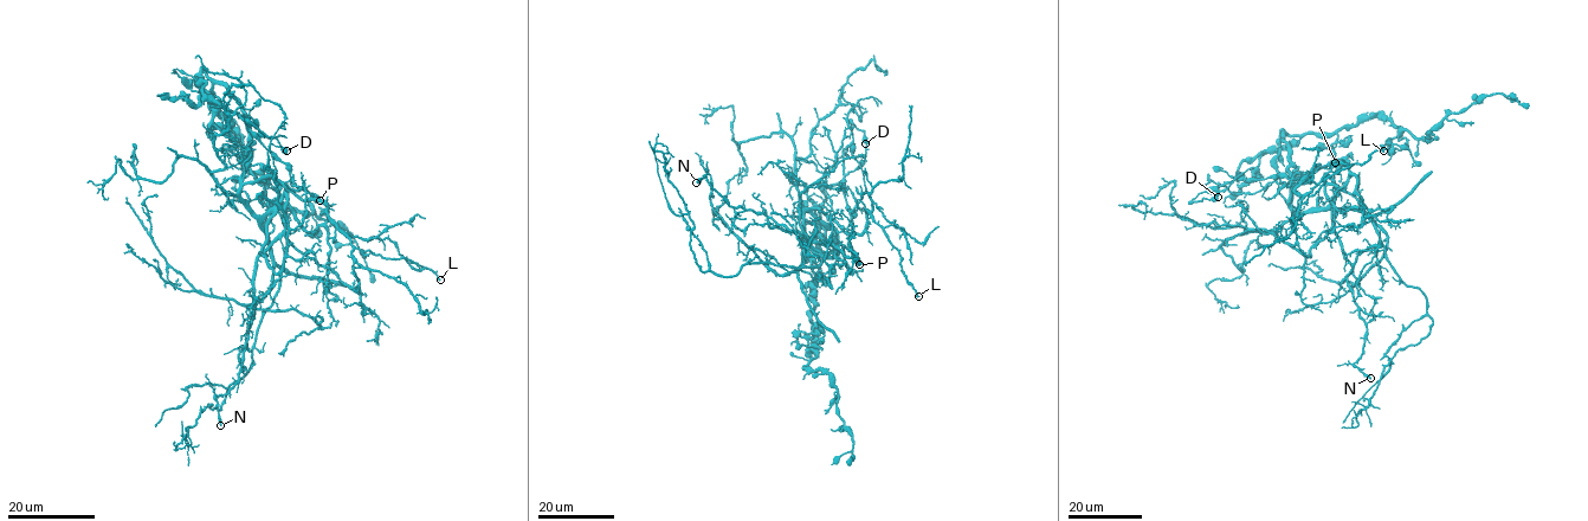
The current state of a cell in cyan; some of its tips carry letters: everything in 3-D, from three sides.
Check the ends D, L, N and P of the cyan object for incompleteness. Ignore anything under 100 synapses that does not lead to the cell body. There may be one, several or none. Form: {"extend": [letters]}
{"extend": []}

